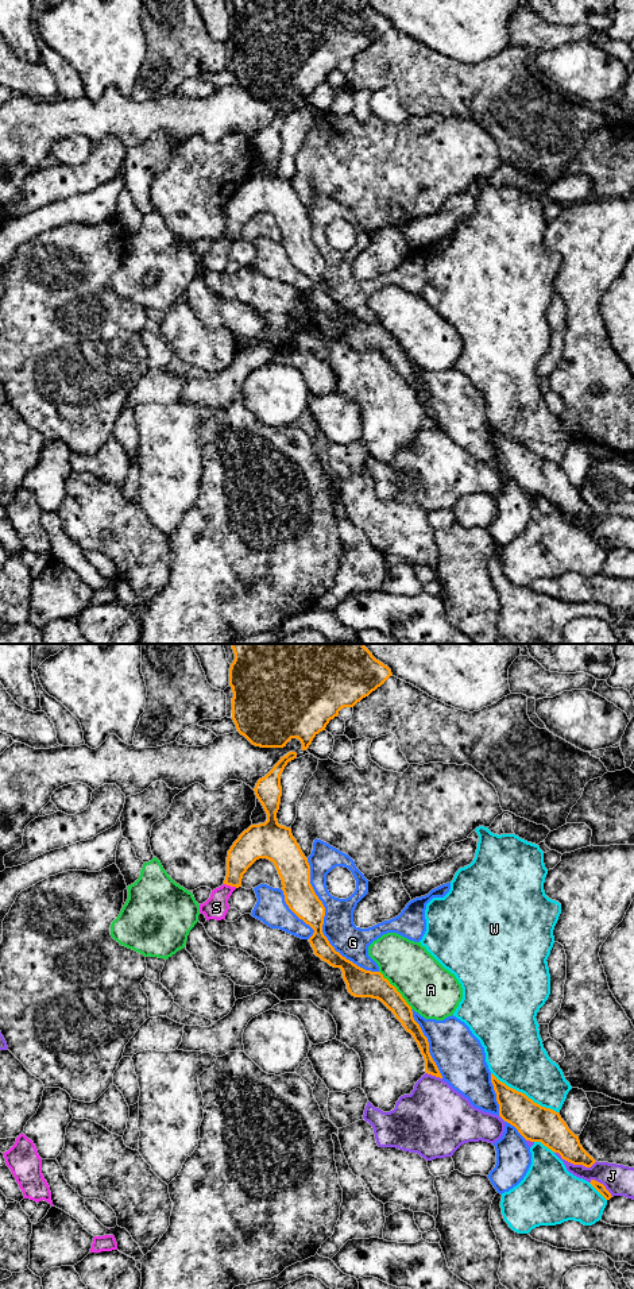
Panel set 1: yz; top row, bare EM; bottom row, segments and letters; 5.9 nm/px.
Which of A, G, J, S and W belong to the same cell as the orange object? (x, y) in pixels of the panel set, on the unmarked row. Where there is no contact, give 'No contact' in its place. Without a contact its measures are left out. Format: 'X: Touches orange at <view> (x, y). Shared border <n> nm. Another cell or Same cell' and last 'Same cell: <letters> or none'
A: Touches orange at yz (395, 342). Shared border 300 nm. Another cell
G: Touches orange at yz (321, 278). Shared border 800 nm. Another cell
J: Touches orange at yz (576, 516). Shared border 260 nm. Another cell
S: Touches orange at yz (231, 238). Shared border 80 nm. Another cell
W: Touches orange at yz (524, 446). Shared border 460 nm. Another cell
Same cell: none

